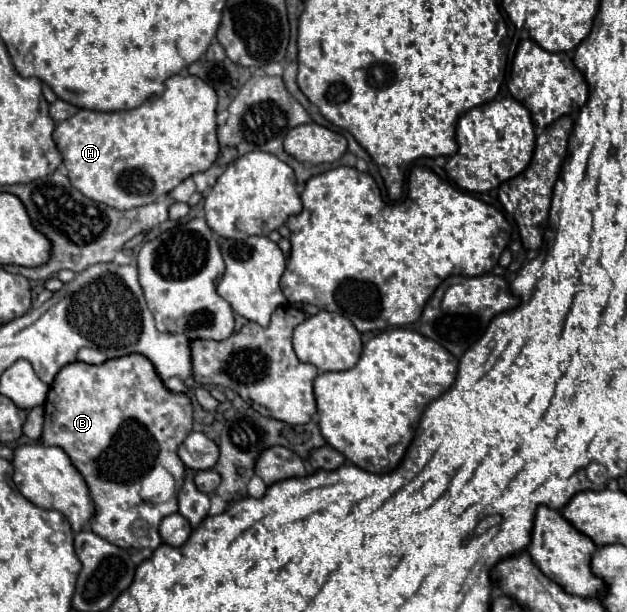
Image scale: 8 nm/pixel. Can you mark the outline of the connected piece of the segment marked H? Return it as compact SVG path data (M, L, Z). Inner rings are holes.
M173 75L165 81L163 95L151 97L135 109L115 113L79 109L71 119L55 127L53 141L69 171L71 185L89 199L123 211L157 201L157 197L171 193L171 189L175 189L183 179L199 171L205 171L213 165L219 153L215 109L217 93L211 85L193 75Z

